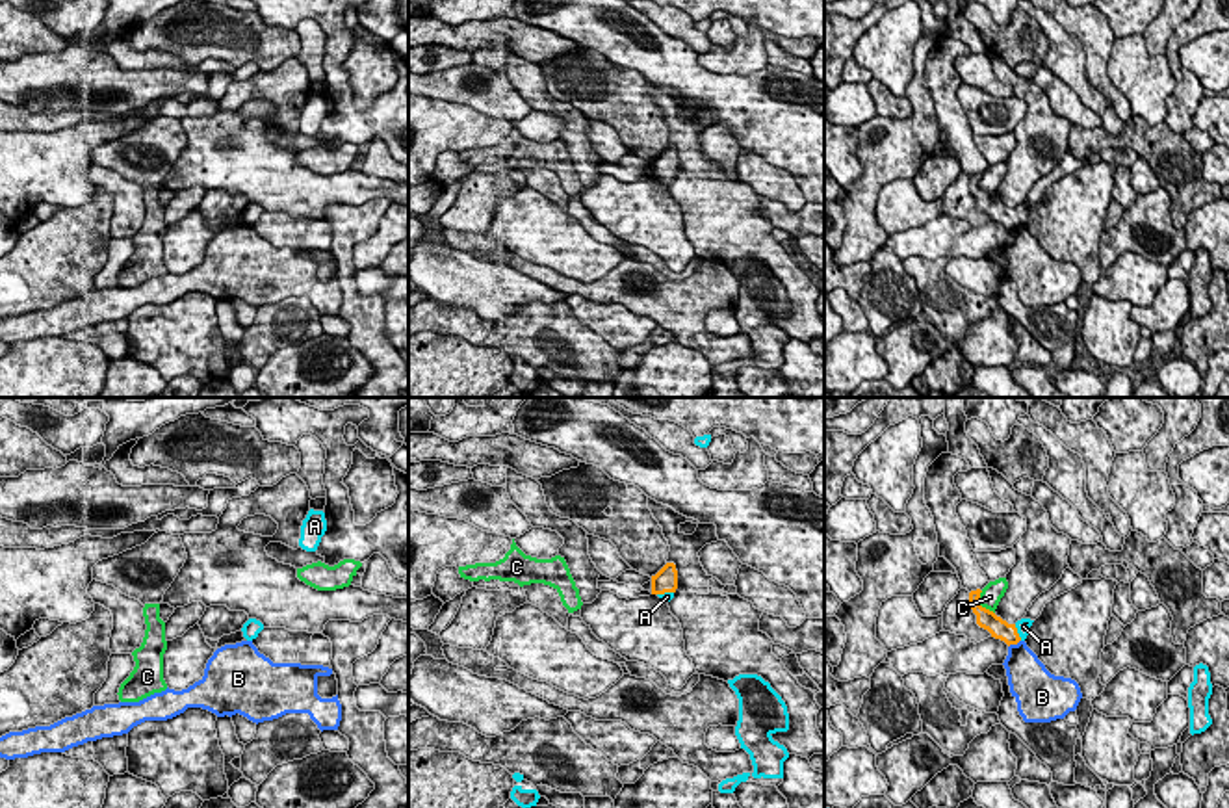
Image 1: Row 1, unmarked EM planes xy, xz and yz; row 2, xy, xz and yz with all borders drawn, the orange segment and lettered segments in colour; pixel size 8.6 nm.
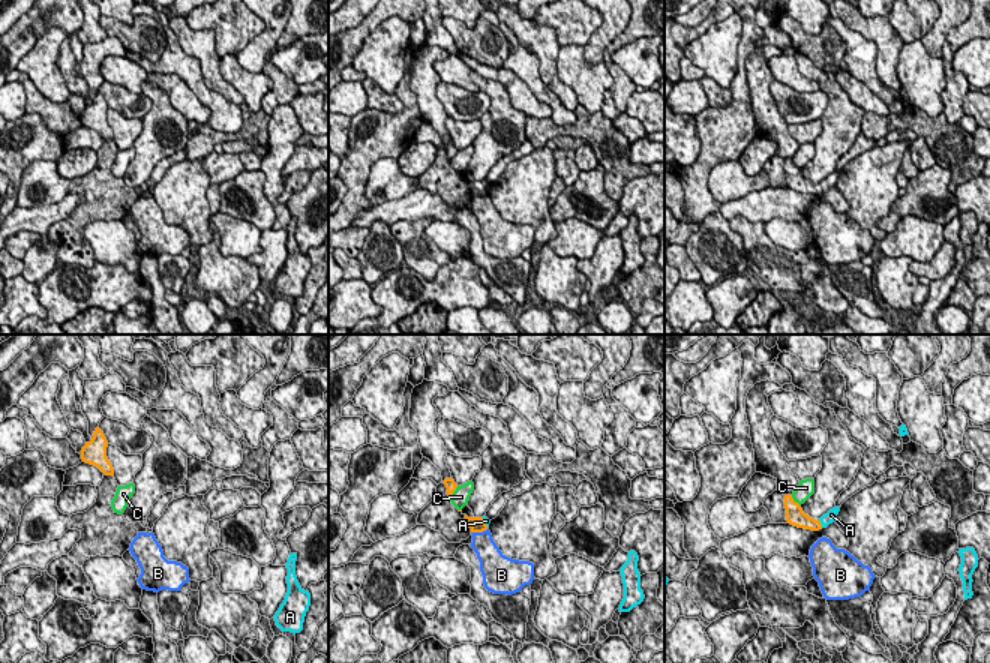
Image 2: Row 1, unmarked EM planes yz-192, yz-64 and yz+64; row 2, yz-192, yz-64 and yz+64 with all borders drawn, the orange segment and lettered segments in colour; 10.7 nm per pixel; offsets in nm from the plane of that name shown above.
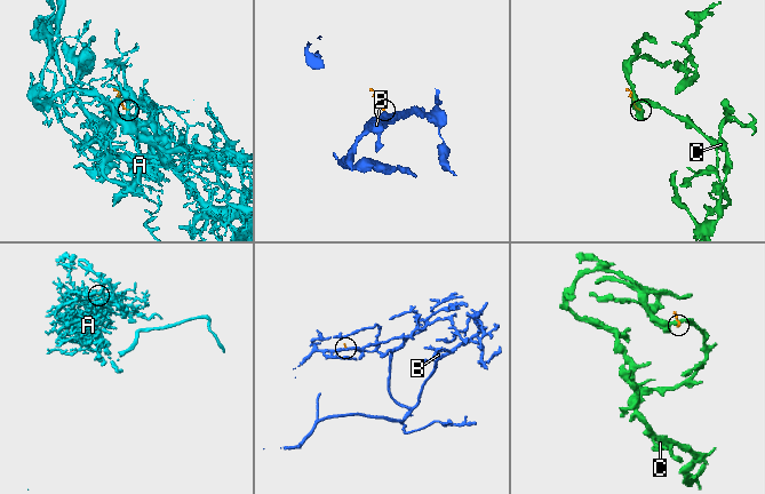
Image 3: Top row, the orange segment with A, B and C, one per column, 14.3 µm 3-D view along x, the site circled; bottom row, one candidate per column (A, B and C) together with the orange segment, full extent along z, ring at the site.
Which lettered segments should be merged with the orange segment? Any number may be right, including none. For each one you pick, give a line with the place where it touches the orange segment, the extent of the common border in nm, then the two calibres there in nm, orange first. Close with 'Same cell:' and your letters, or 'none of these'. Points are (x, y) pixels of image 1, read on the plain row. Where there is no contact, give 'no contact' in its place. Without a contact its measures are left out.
A: contact yz (1016, 216); length 160 nm; calibres 170 and 130 nm
Same cell: A

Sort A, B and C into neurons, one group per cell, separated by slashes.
A / B / C

